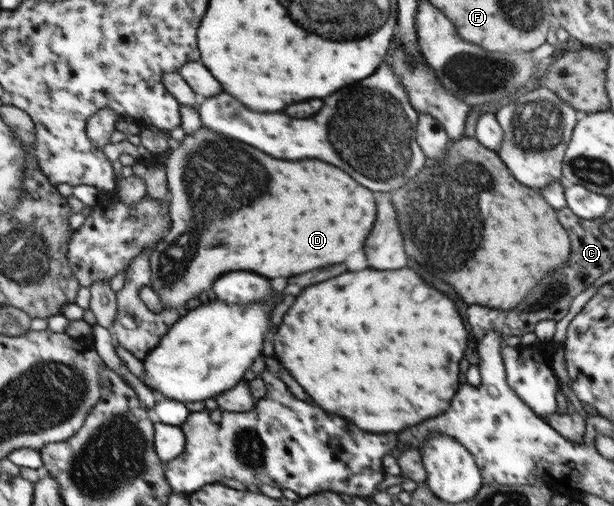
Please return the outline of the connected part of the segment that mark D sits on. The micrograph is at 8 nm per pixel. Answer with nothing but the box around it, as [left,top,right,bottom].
[150,125,374,313]

